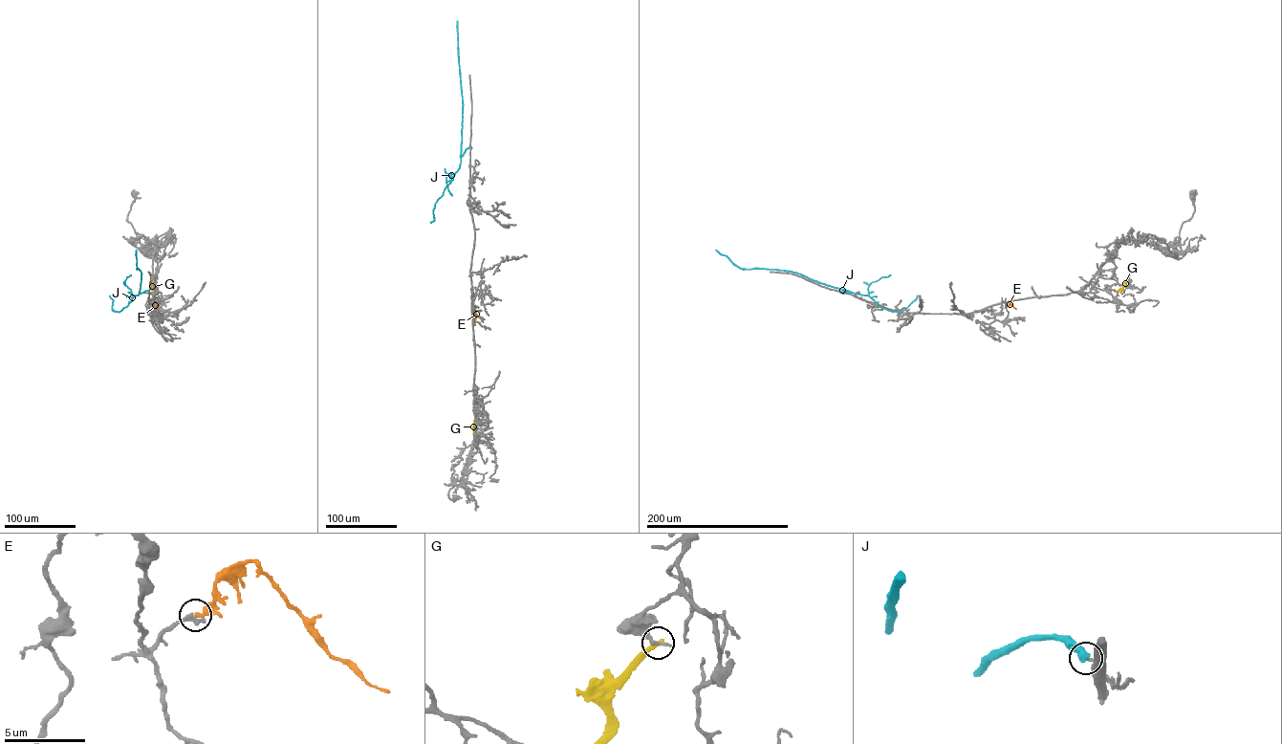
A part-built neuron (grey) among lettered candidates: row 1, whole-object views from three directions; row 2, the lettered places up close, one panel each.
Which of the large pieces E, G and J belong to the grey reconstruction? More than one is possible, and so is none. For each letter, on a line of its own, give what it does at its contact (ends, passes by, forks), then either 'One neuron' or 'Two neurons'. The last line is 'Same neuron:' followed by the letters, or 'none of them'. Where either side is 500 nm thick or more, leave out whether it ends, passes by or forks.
E: It ends there. One neuron
G: It ends there. Two neurons
J: It ends there. Two neurons
Same neuron: E

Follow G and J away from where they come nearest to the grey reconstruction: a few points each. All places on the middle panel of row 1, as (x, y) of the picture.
G: (474, 433), (473, 420)
J: (469, 147), (461, 157), (463, 104), (457, 21)

